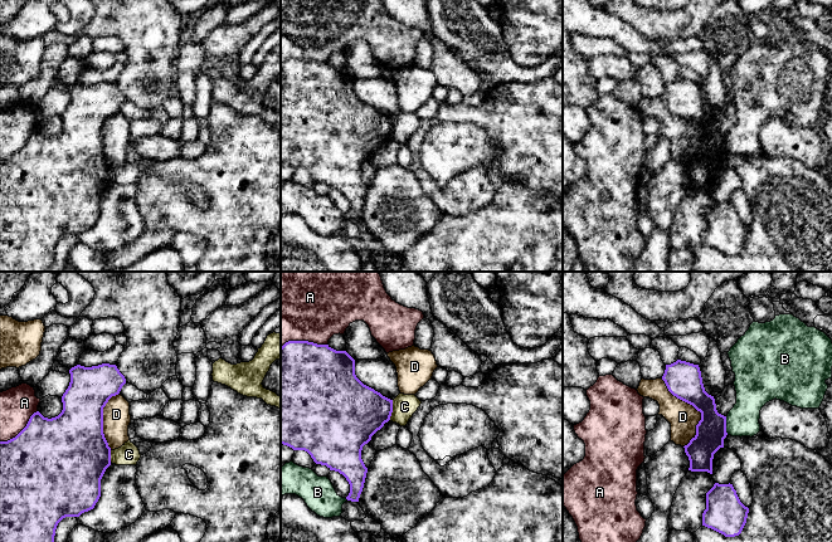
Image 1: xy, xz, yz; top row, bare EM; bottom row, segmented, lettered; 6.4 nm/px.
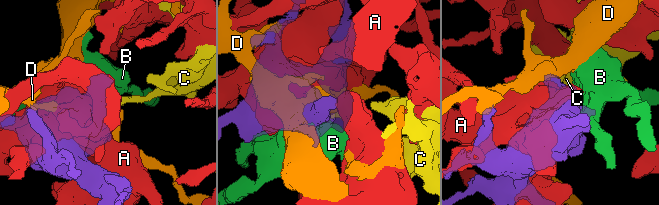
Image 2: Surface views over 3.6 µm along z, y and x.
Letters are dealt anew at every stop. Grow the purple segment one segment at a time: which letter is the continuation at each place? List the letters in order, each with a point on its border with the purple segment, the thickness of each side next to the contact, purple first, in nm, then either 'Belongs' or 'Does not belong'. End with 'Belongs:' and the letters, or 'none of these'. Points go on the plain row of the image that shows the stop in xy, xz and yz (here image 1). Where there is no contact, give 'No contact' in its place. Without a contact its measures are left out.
A: Touches purple at xz (303, 59). Thickness 500 nm (purple) against 380 nm. Does not belong
B: Touches purple at yz (725, 143). Thickness 190 nm (purple) against 200 nm. Does not belong
C: Touches purple at xz (392, 128). Thickness 380 nm (purple) against 150 nm. Does not belong
D: Touches purple at yz (696, 127). Thickness 220 nm (purple) against 190 nm. Does not belong
Belongs: none of these

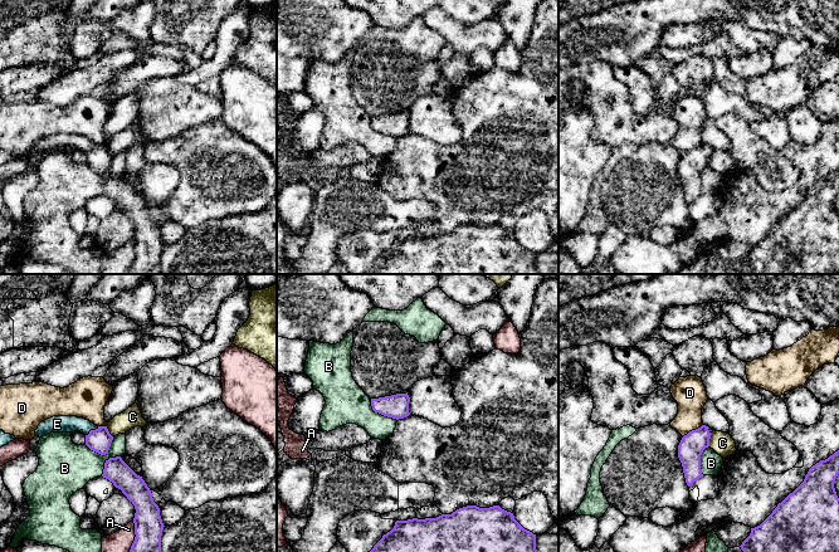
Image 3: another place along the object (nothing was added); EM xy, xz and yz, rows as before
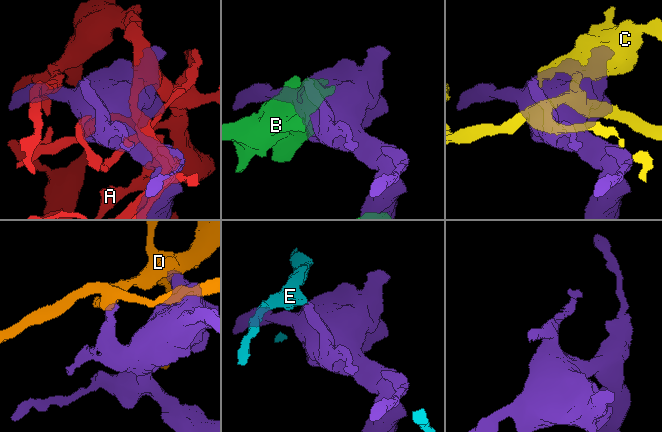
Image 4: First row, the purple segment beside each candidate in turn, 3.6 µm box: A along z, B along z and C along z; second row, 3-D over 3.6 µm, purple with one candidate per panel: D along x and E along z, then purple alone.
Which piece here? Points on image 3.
A: Touches purple at xy (135, 257). Thickness 200 nm (purple) against 180 nm. Does not belong
B: Touches purple at xy (103, 172). Thickness 150 nm (purple) against 320 nm. Does not belong
C: Touches purple at yz (710, 156). Thickness 160 nm (purple) against 140 nm. Does not belong
D: Touches purple at yz (692, 149). Thickness 160 nm (purple) against 200 nm. Does not belong
E: Touches purple at xy (92, 149). Thickness 150 nm (purple) against 110 nm. Belongs
Belongs: E

